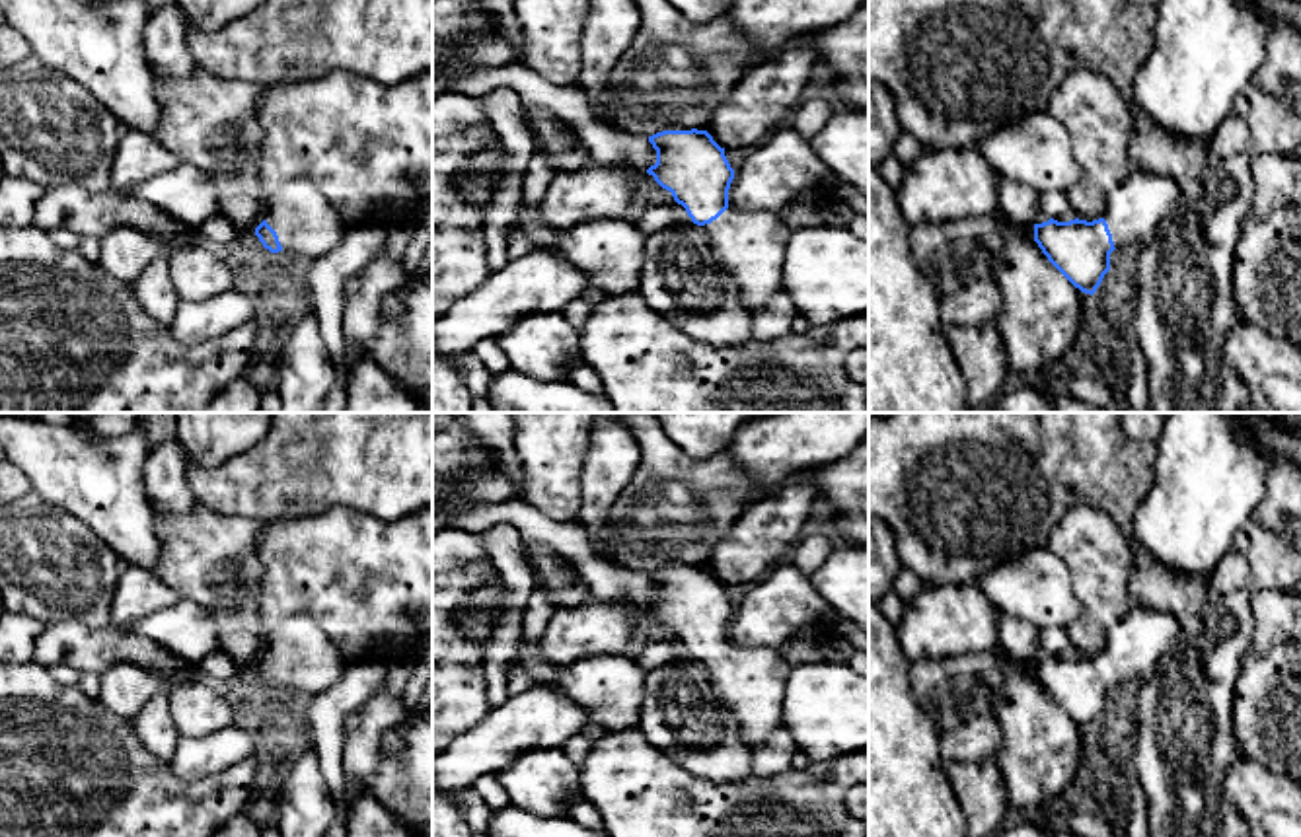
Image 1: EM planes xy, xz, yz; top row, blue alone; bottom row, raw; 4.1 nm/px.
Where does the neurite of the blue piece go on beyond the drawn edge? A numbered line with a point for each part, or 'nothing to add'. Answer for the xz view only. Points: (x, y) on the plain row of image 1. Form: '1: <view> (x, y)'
1: xz (750, 682)

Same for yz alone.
1: yz (1134, 647)

